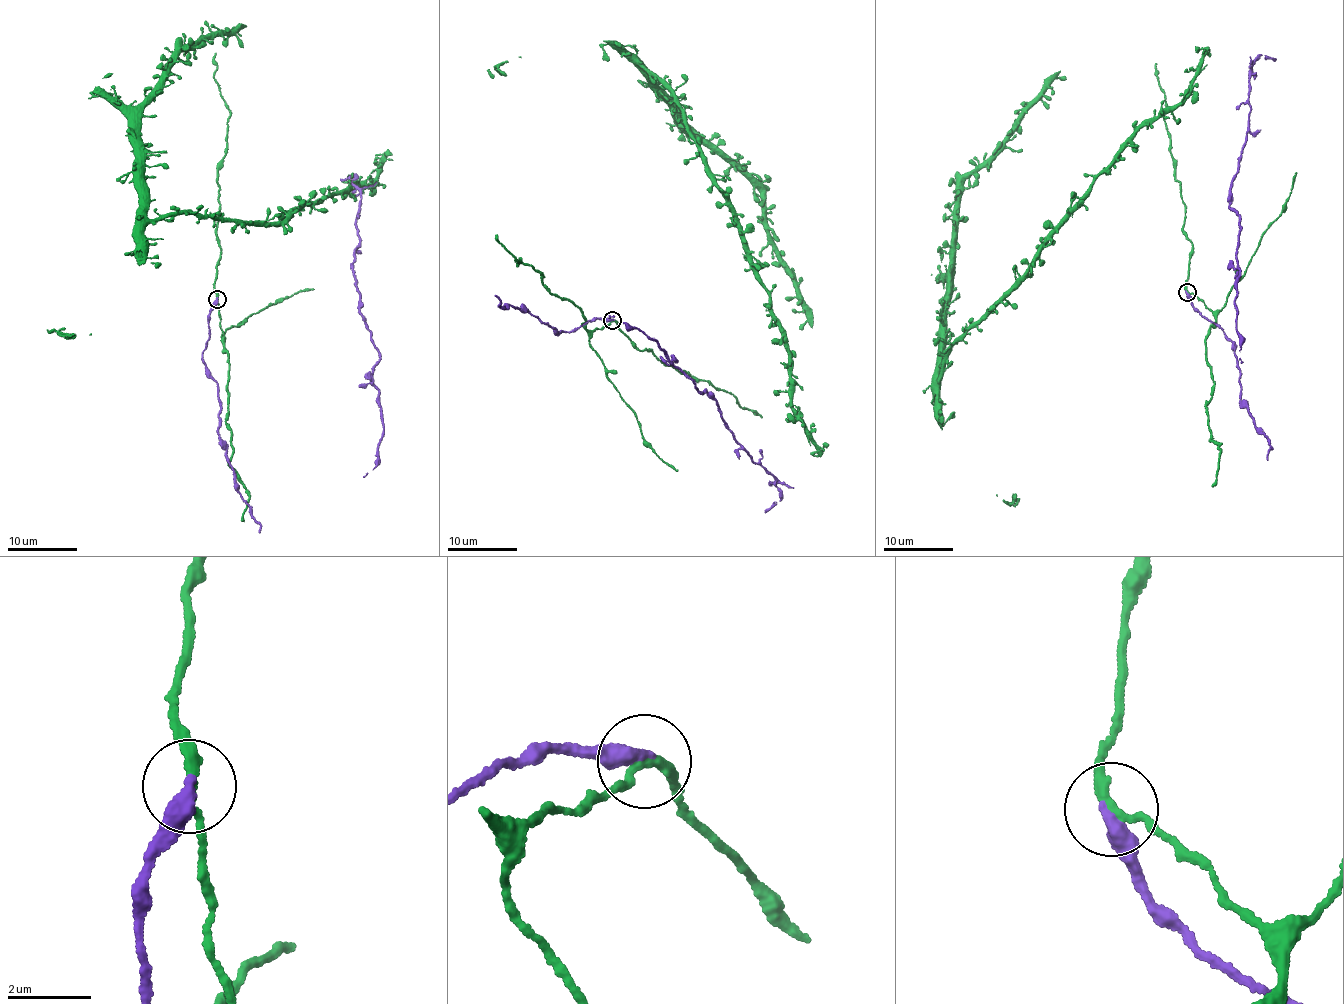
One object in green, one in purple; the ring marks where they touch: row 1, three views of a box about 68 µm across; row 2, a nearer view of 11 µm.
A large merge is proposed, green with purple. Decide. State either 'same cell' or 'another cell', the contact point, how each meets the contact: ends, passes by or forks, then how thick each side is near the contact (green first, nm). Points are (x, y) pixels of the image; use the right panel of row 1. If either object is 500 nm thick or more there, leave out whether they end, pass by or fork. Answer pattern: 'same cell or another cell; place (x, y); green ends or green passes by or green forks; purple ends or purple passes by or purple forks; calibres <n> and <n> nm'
another cell; place (1187, 292); green passes by; purple ends; calibres 200 and 420 nm

